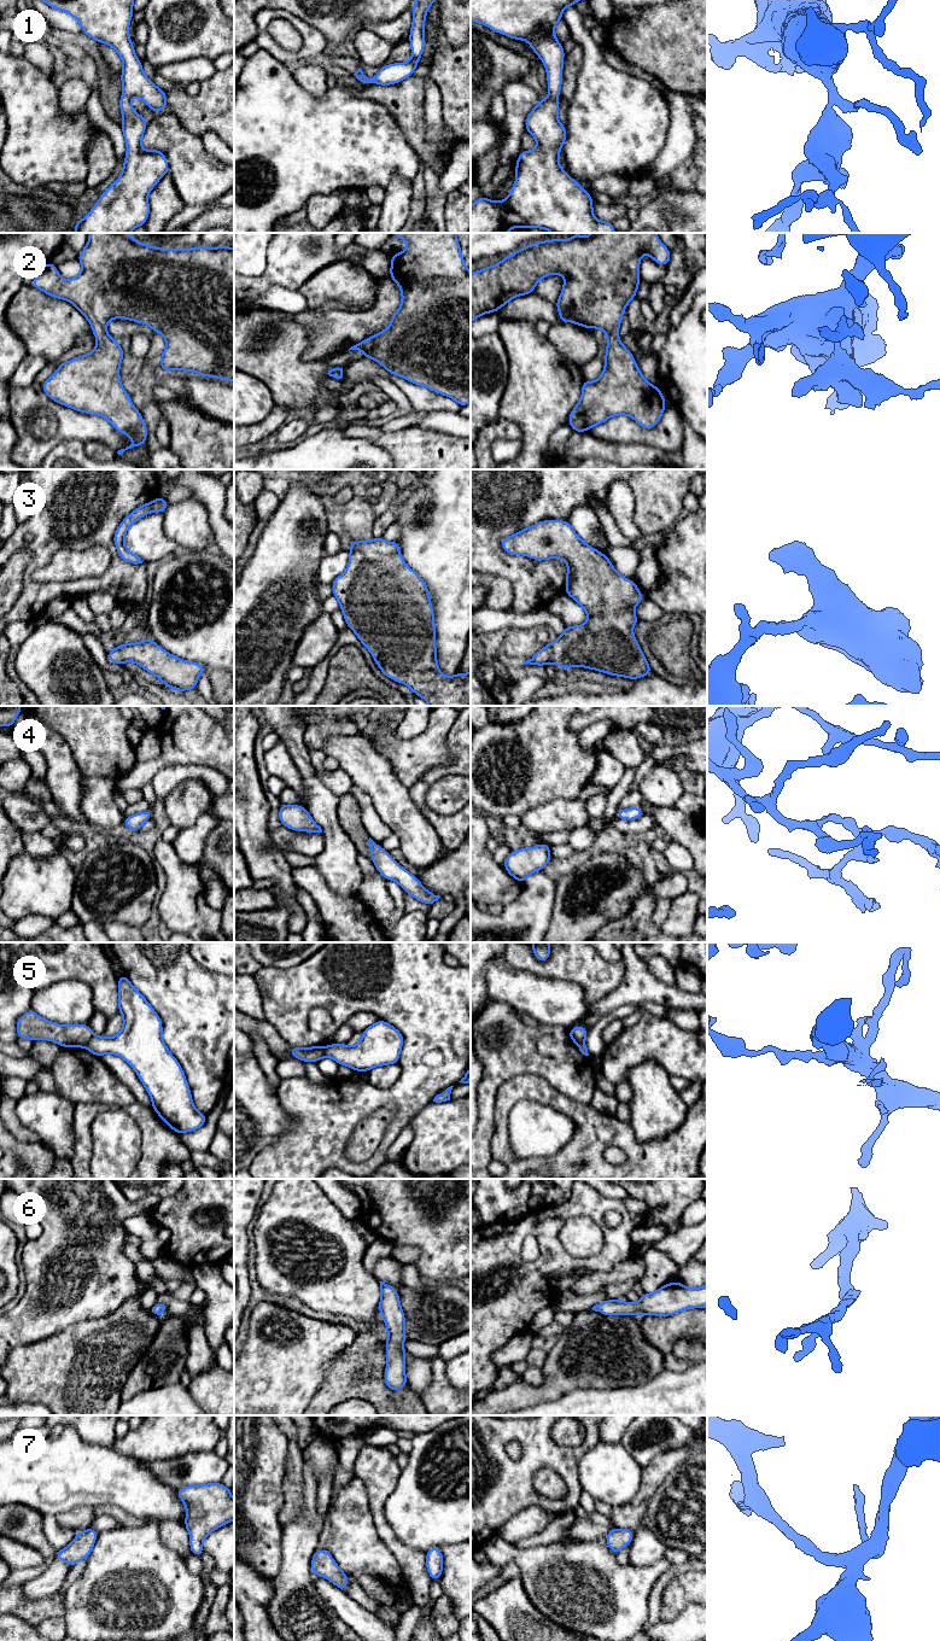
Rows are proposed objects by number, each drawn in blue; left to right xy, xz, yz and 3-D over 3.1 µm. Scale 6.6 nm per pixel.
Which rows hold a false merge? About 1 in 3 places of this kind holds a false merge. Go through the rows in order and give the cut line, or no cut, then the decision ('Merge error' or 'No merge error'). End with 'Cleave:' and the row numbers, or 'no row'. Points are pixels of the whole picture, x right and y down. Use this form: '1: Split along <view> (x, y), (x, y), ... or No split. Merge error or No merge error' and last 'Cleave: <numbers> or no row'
1: No split. No merge error
2: No split. No merge error
3: No split. No merge error
4: No split. No merge error
5: Split along xy (93, 1035), (85, 1046). Merge error
6: No split. No merge error
7: No split. No merge error
Cleave: 5

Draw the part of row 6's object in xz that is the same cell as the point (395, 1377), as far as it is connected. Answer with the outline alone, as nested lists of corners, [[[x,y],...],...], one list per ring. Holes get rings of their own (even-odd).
[[[383,1281],[379,1283],[381,1296],[378,1308],[387,1328],[387,1362],[384,1379],[386,1383],[386,1389],[402,1390],[408,1385],[405,1377],[407,1353],[403,1348],[403,1344],[405,1342],[405,1315],[399,1303],[398,1291]]]

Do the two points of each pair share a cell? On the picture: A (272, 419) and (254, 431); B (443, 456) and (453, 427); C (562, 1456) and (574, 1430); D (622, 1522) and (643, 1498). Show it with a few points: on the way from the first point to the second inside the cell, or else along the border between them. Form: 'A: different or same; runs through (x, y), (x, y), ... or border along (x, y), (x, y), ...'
A: same; runs through (267, 424), (258, 431)
B: different; border along (422, 427), (438, 430), (457, 437)
C: different; border along (550, 1429), (562, 1446), (585, 1437)
D: same; runs through (628, 1516), (640, 1504)

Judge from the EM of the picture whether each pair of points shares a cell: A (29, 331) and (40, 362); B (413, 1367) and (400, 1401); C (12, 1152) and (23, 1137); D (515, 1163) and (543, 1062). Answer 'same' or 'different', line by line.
A: different
B: different
C: different
D: different

